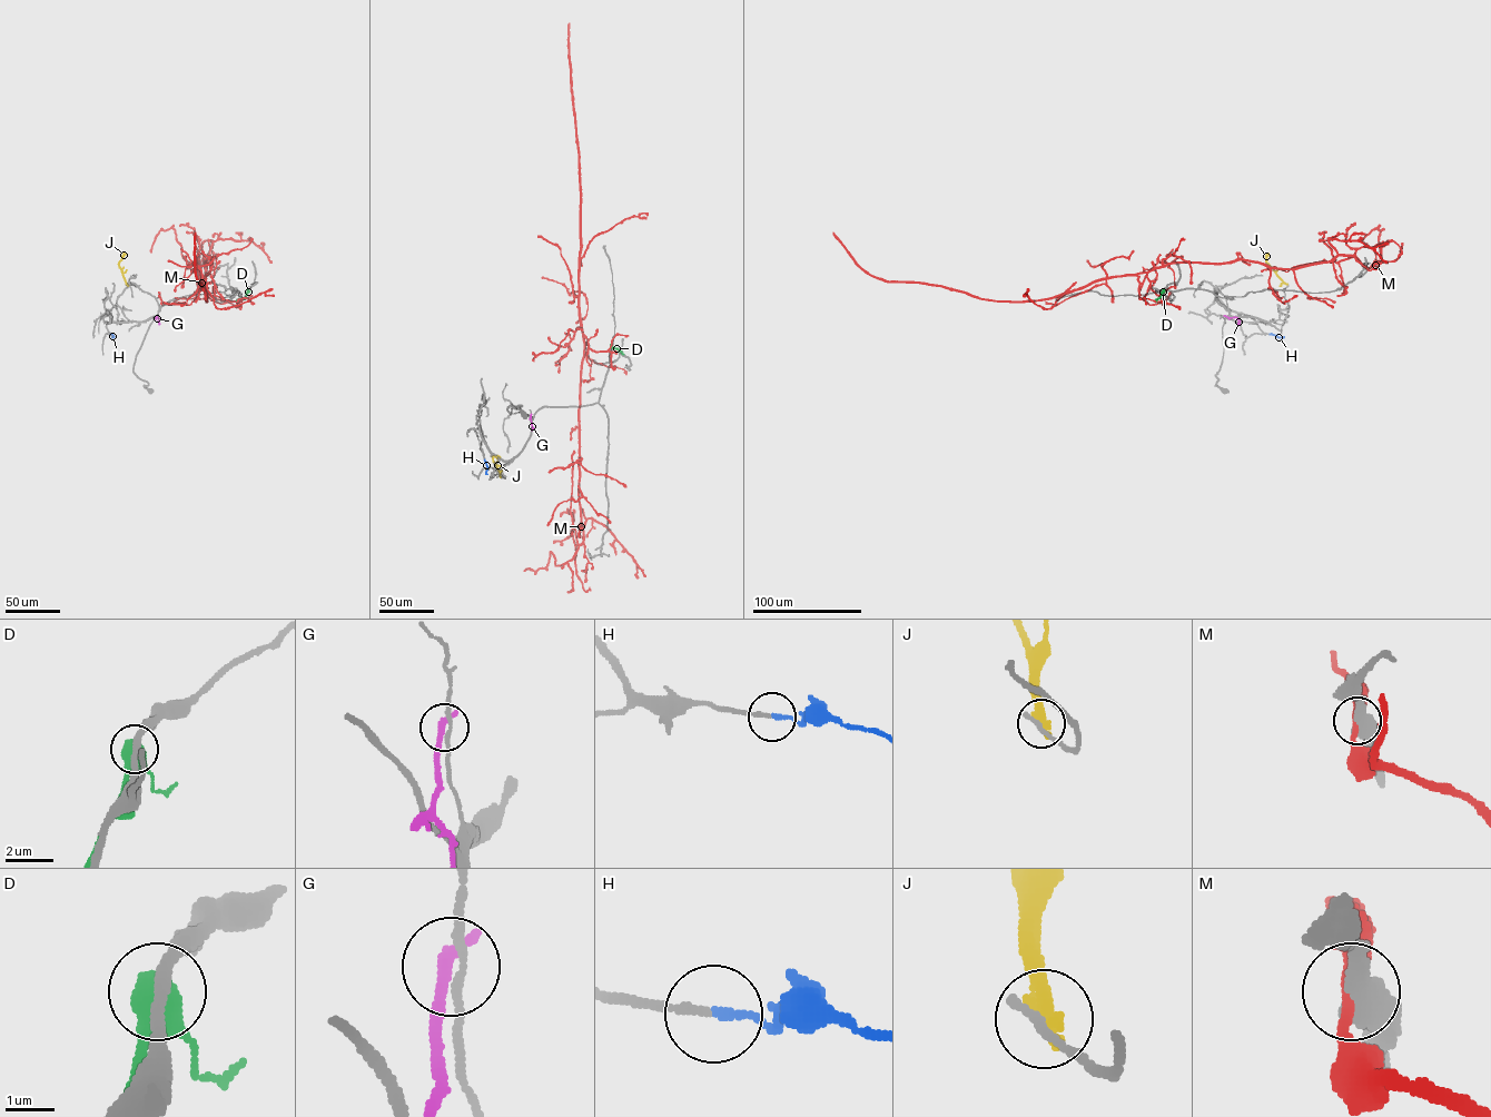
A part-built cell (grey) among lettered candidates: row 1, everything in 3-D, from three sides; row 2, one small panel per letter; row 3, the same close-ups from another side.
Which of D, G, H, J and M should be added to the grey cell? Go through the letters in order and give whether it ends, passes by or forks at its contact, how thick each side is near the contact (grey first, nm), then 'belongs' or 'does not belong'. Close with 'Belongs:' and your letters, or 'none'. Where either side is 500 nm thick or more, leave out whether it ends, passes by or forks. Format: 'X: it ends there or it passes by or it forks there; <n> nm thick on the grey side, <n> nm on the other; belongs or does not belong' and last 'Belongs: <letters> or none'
D: it forks there; 280 nm thick on the grey side, 400 nm on the other; does not belong
G: it ends there; 160 nm thick on the grey side, 320 nm on the other; does not belong
H: it ends there; 150 nm thick on the grey side, 140 nm on the other; belongs
J: it ends there; 240 nm thick on the grey side, 380 nm on the other; does not belong
M: 500 nm thick on the grey side, 280 nm on the other; does not belong
Belongs: H

